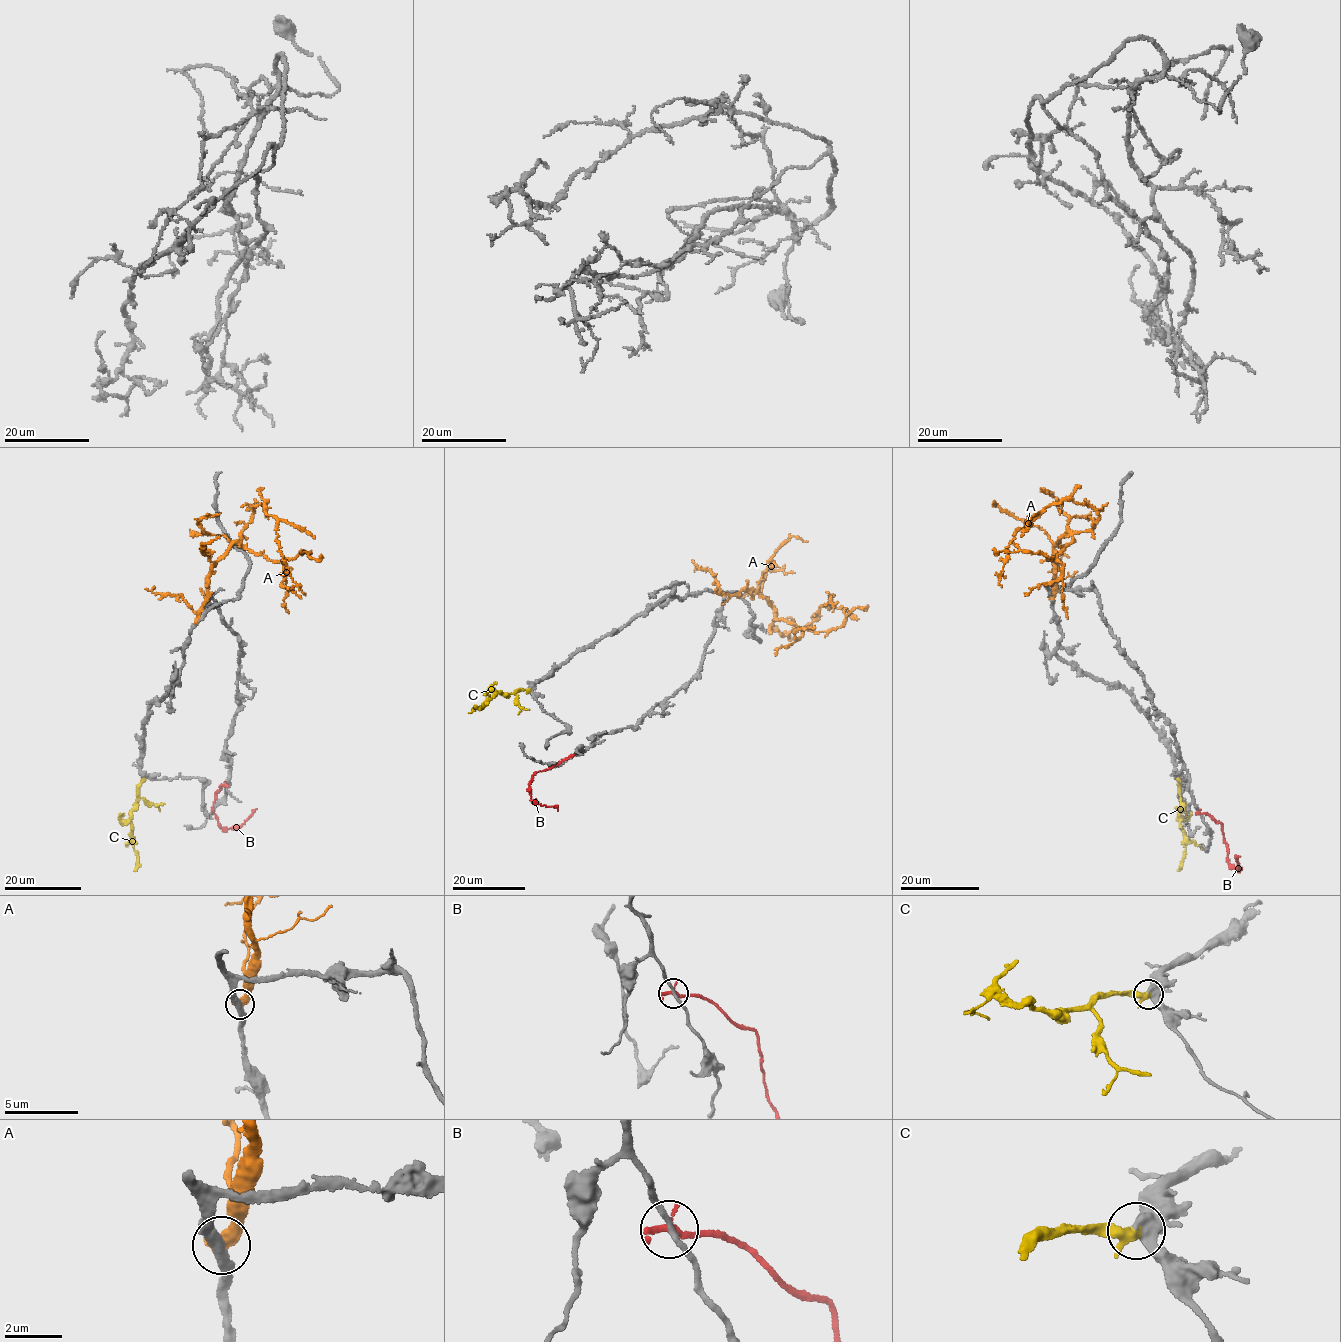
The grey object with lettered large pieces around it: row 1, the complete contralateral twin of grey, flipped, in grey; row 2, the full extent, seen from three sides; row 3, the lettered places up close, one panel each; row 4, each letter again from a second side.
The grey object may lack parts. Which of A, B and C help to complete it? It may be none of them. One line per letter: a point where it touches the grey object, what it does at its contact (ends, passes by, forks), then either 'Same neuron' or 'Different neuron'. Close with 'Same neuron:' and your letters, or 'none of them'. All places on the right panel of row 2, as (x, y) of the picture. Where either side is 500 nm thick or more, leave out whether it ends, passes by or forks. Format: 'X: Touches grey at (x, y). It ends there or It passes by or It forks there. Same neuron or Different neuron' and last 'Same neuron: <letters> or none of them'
A: Touches grey at (1052, 598). Different neuron
B: Touches grey at (1199, 813). It ends there. Different neuron
C: Touches grey at (1178, 778). It ends there. Same neuron
Same neuron: C

